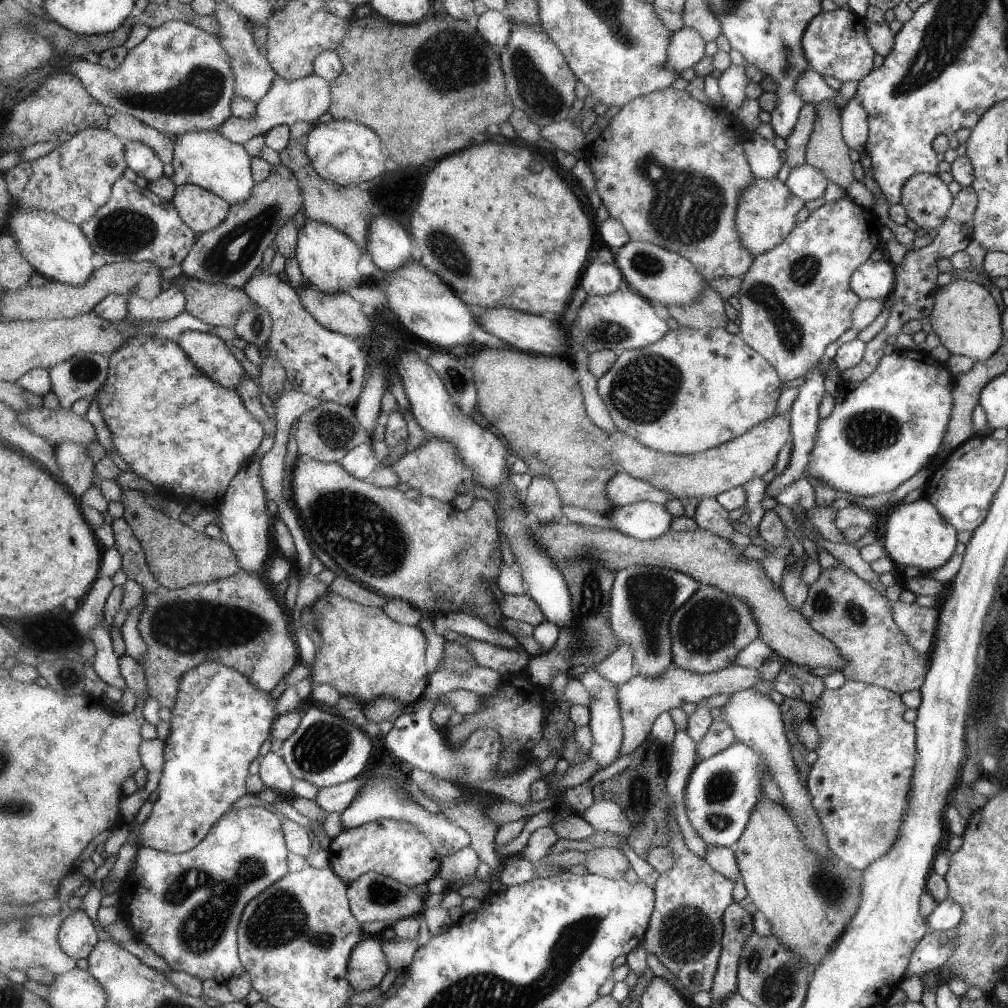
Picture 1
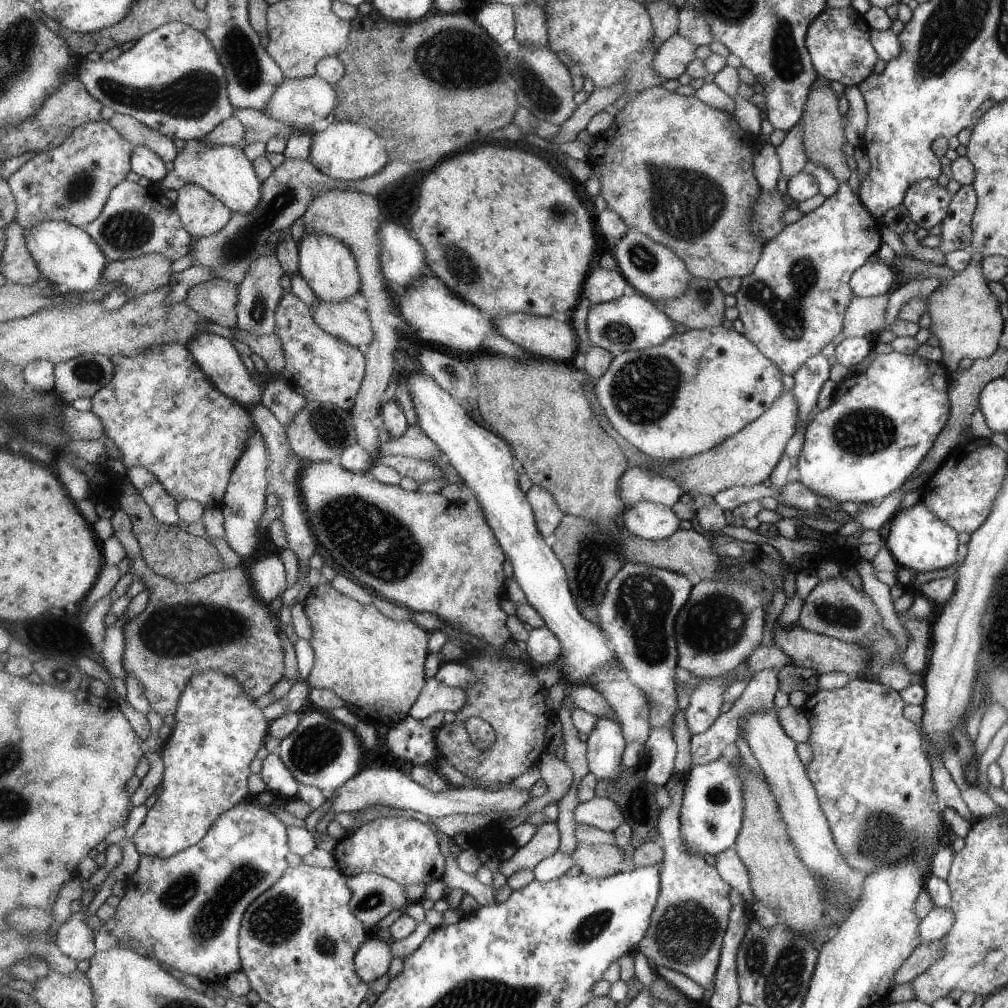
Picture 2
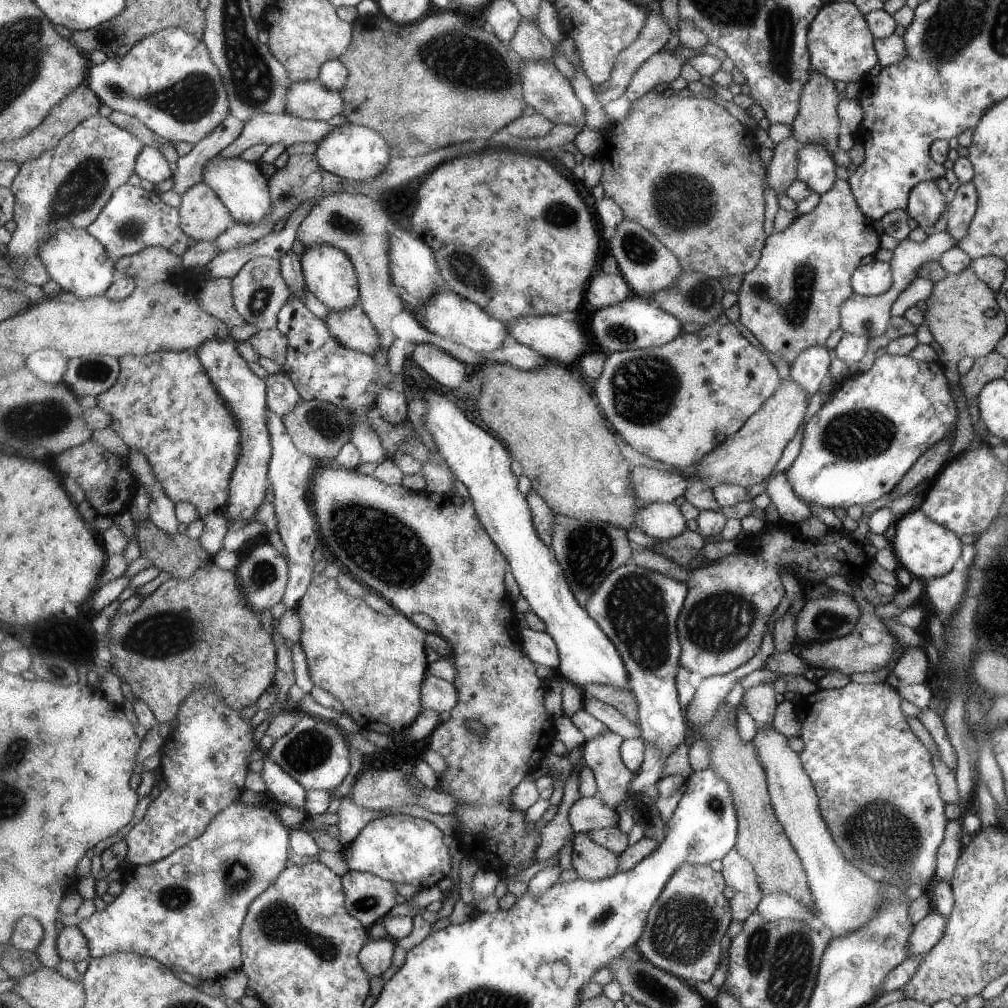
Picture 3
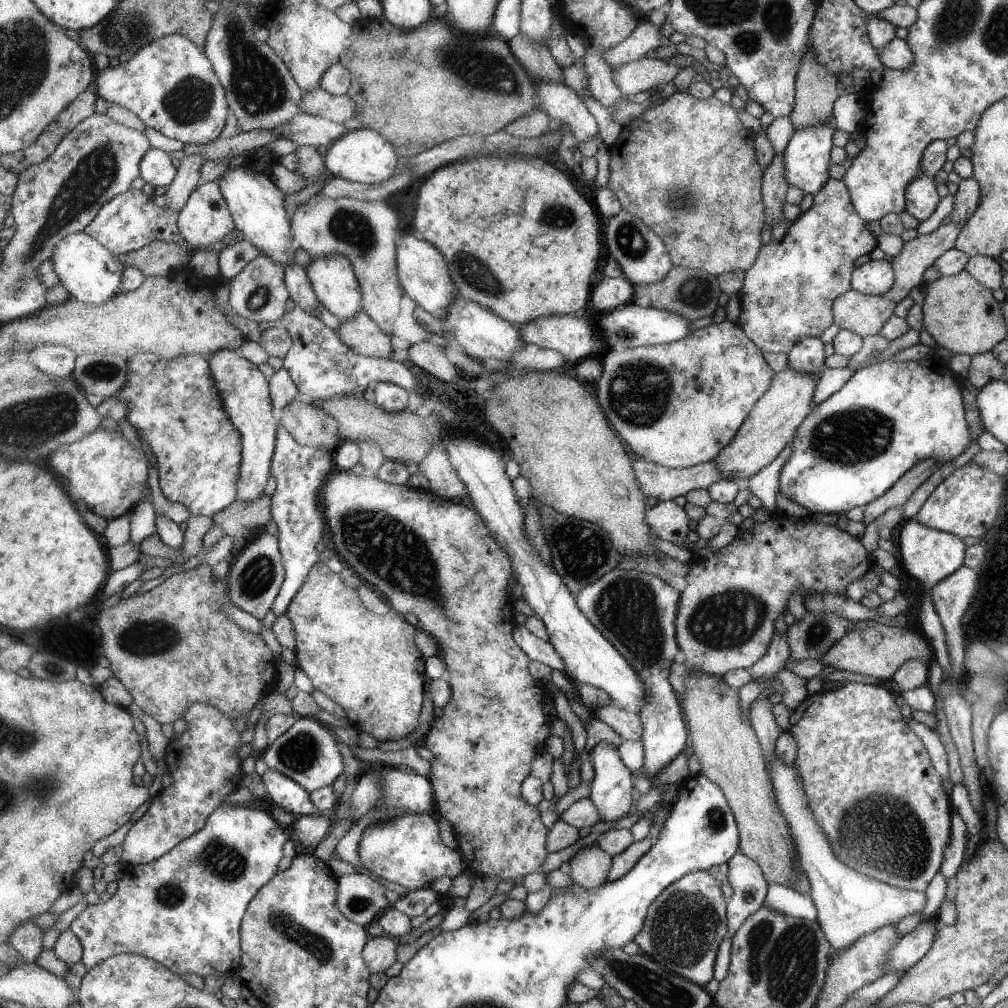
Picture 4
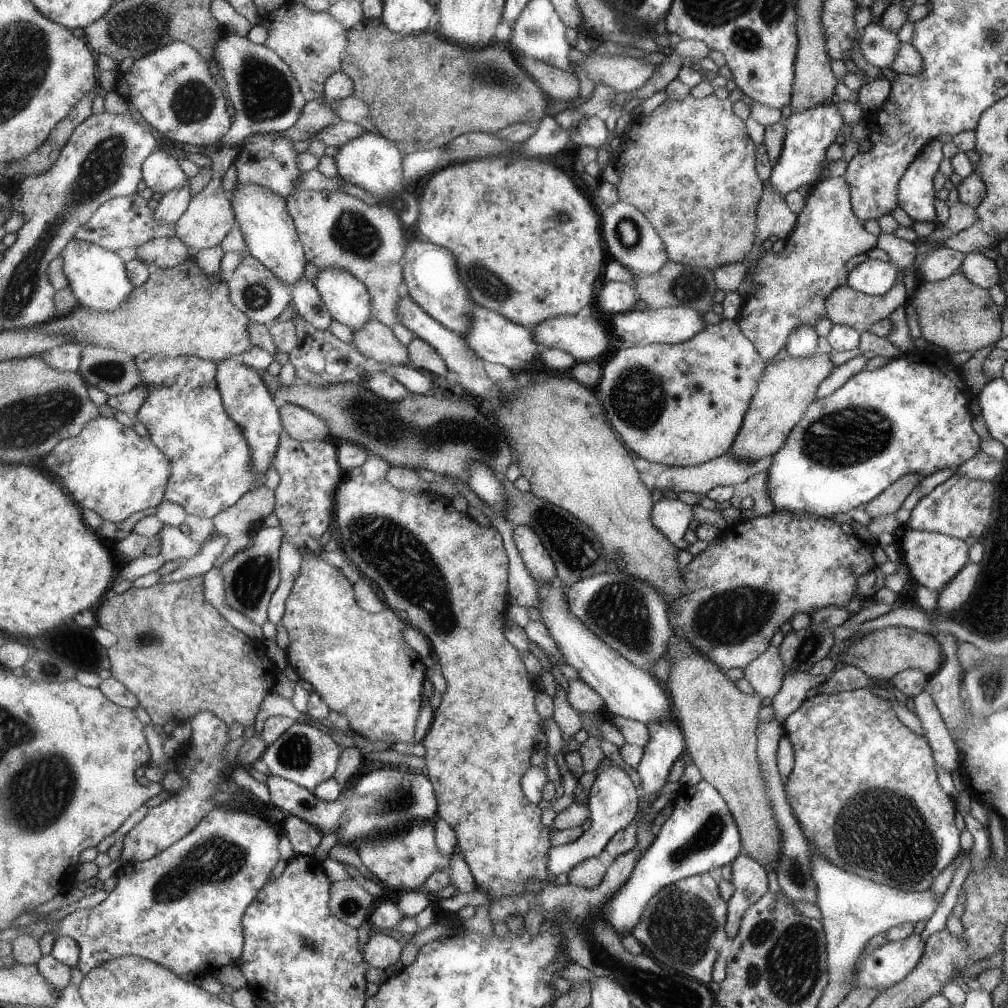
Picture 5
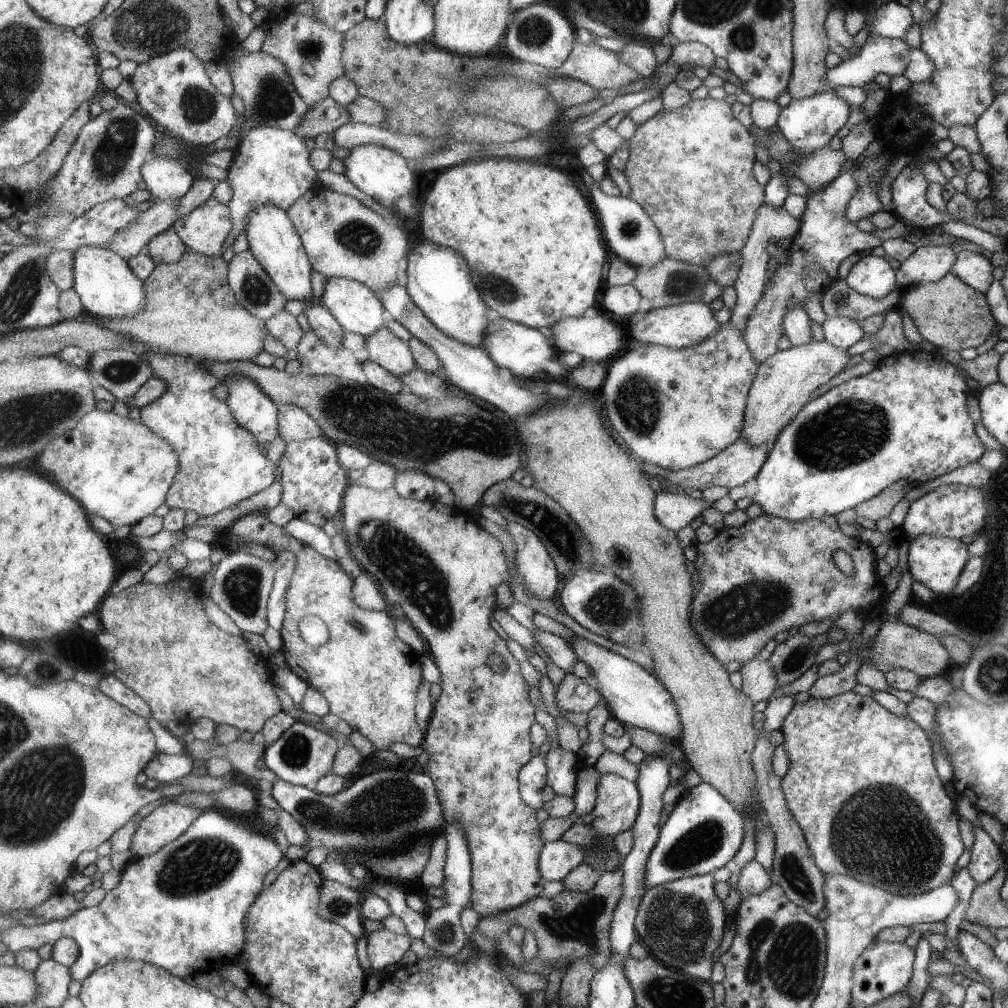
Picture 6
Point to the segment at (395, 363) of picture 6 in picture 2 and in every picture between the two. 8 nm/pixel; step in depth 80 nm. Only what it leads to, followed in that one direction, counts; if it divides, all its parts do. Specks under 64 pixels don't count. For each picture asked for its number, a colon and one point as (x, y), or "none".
2: (345, 320)
3: (352, 326)
4: (363, 334)
5: (375, 339)

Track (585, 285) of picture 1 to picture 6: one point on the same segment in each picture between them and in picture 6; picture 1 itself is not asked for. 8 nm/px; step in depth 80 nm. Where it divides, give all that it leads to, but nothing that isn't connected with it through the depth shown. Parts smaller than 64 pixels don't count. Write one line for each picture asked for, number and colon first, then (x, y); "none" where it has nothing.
2: (602, 285)
3: (605, 289)
4: (609, 292)
5: (616, 297)
6: (624, 301)

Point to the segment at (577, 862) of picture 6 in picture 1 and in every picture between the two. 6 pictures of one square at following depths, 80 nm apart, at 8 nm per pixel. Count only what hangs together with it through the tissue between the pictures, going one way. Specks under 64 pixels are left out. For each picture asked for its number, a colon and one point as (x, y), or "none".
1: (606, 724)
2: (606, 746)
3: (603, 753)
4: (612, 790)
5: (614, 800)

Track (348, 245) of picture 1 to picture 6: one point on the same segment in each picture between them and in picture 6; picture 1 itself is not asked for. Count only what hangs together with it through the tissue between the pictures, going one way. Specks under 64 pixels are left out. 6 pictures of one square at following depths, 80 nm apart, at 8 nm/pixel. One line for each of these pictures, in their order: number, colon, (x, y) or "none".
2: (329, 265)
3: (329, 271)
4: (334, 278)
5: (348, 299)
6: (359, 310)

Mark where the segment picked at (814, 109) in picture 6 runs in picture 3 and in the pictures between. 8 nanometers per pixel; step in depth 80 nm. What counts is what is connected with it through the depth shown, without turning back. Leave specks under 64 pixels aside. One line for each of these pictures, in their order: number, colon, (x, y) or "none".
3: (814, 167)
4: (806, 155)
5: (807, 134)

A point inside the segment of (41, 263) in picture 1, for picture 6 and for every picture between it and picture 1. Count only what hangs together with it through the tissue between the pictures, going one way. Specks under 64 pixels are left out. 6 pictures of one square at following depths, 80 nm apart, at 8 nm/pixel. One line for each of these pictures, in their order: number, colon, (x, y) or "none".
2: (68, 257)
3: (80, 263)
4: (93, 274)
5: (100, 279)
6: (109, 288)

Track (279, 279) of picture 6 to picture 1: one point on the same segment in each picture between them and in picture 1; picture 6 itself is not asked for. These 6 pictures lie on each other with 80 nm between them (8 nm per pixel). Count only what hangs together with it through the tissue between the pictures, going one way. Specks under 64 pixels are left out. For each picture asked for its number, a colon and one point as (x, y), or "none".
1: (206, 158)
2: (225, 170)
3: (243, 187)
4: (258, 206)
5: (269, 228)

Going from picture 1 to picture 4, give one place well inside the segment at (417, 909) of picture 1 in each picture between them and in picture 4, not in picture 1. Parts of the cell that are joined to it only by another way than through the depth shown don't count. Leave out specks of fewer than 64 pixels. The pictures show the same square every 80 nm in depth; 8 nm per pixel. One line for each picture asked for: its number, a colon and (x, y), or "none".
2: (374, 896)
3: (370, 898)
4: (362, 899)

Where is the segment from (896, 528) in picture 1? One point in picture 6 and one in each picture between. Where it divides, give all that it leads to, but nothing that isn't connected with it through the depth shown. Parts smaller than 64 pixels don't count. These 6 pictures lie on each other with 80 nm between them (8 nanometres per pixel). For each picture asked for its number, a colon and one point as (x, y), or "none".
2: (917, 539)
3: (926, 549)
4: (927, 555)
5: (932, 559)
6: (936, 562)

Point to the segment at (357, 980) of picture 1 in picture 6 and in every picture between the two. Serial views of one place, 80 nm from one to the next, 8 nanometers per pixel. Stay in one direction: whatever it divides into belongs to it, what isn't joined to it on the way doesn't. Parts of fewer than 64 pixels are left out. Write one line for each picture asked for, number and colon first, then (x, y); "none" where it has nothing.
2: (373, 960)
3: (376, 956)
4: (380, 954)
5: (380, 951)
6: (385, 948)

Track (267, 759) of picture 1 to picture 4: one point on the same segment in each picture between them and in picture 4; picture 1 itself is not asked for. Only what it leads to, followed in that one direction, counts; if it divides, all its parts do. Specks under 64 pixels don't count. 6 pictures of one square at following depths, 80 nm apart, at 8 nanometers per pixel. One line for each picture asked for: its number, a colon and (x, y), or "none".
2: (279, 780)
3: (280, 785)
4: (288, 794)

